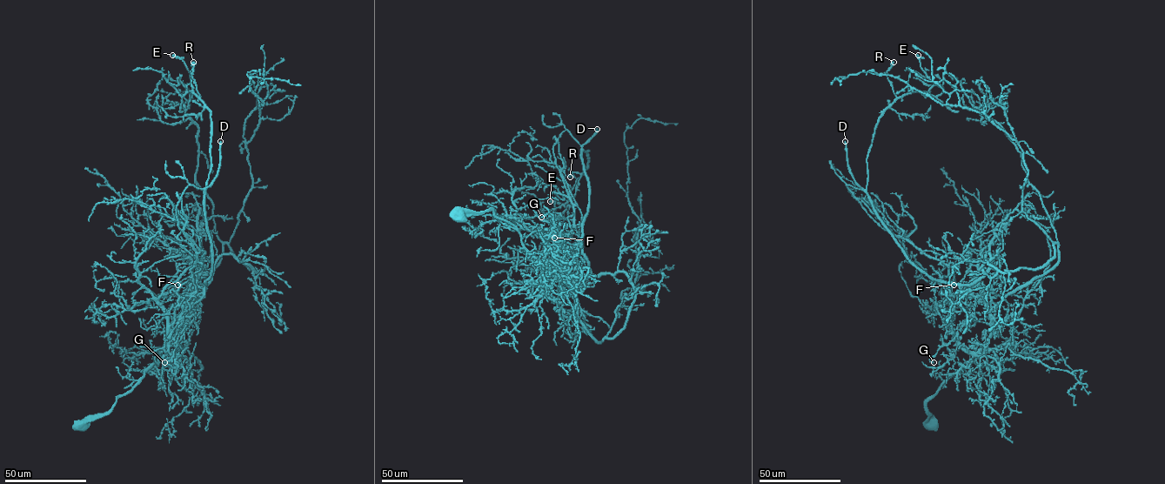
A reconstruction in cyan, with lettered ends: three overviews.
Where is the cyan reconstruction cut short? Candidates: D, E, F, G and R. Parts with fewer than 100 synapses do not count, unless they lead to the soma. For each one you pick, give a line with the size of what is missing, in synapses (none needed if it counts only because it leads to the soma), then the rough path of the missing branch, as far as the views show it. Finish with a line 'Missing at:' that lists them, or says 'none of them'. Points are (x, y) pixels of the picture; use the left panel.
D: Roughly 600 synapses. Course of what is missing: (220, 141), (219, 128), (204, 101), (164, 74), (150, 73), (148, 67), (158, 63), (172, 49)
Missing at: D

